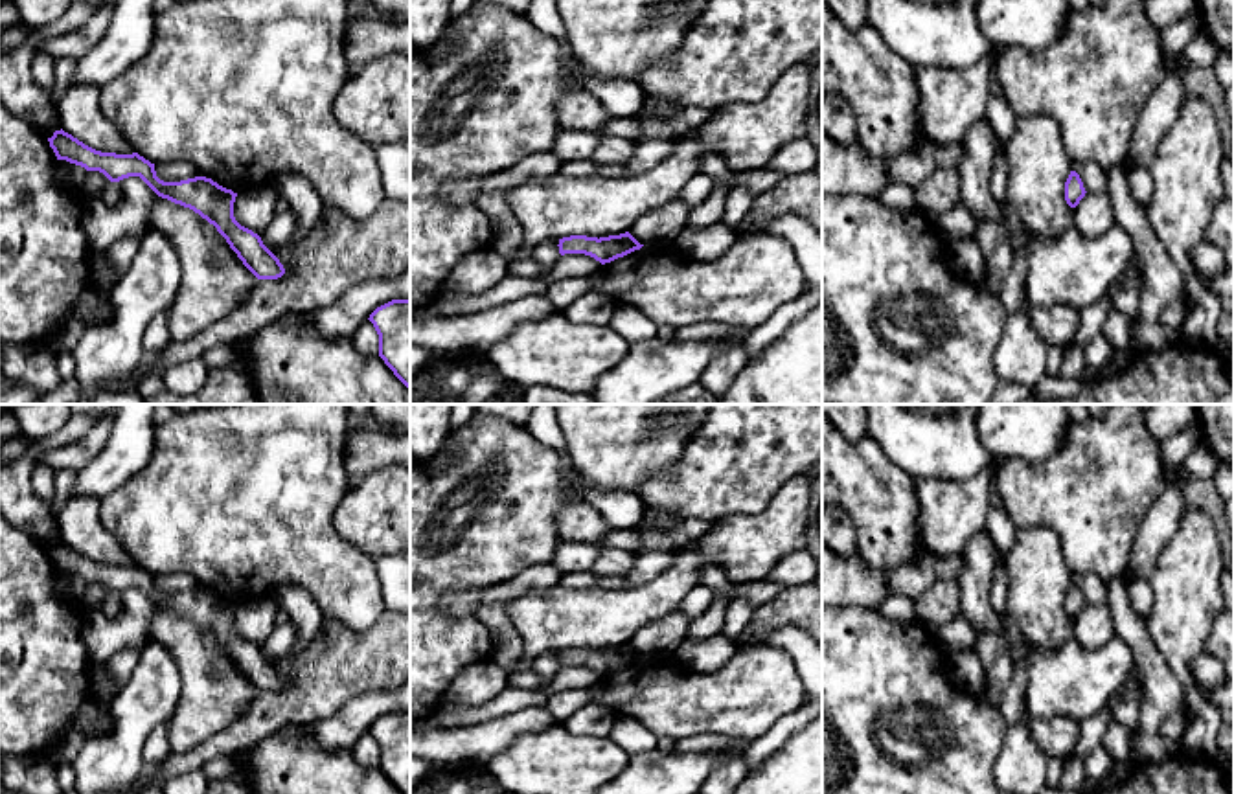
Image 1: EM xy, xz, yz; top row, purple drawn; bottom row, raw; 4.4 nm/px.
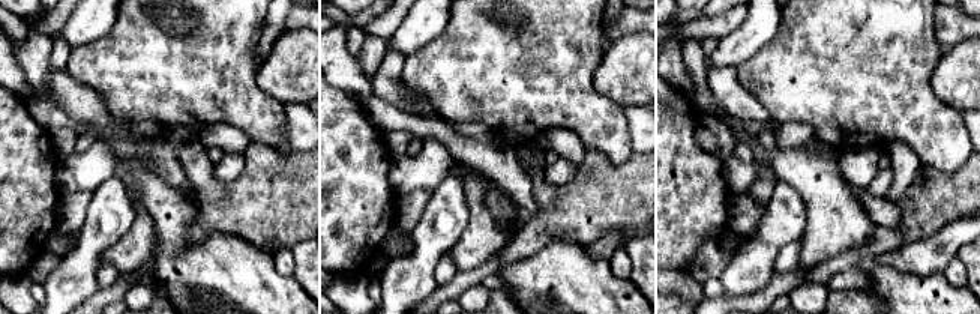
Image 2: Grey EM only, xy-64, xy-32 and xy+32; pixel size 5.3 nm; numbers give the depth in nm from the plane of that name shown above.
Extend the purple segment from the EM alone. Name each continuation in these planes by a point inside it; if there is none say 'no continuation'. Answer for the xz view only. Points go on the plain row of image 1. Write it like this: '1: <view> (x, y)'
no continuation

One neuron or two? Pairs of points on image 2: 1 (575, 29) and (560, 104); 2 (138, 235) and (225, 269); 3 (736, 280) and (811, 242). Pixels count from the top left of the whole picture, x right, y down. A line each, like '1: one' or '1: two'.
1: one
2: two
3: two

